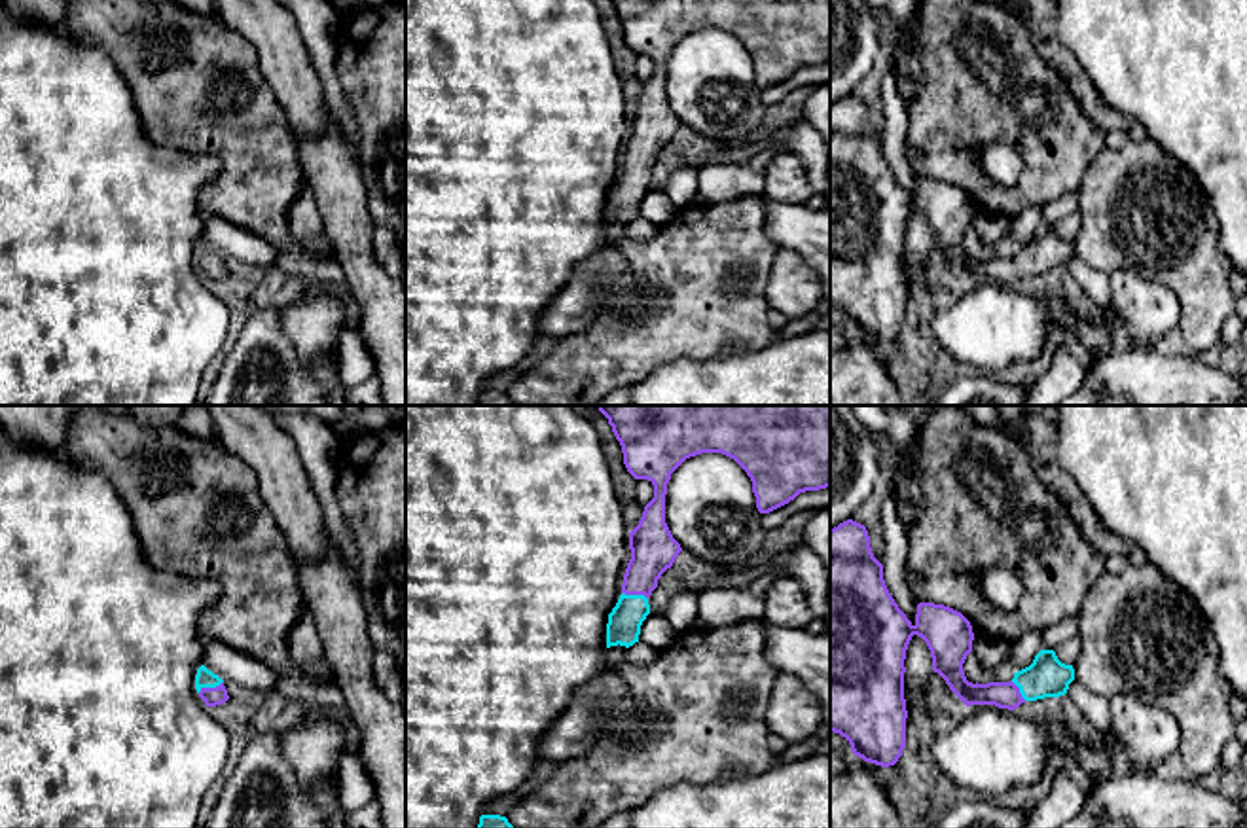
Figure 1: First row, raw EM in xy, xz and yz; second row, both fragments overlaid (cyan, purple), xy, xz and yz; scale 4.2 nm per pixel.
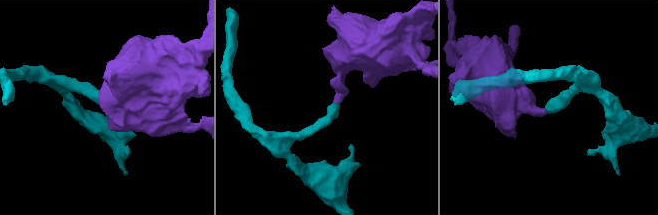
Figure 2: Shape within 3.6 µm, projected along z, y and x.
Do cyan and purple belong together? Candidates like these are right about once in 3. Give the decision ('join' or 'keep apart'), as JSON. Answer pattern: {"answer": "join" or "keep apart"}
{"answer": "join"}

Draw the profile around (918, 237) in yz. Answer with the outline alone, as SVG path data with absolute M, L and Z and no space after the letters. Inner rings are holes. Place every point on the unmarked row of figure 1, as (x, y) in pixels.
M913 210L904 235L904 261L910 269L925 271L932 252L932 233L927 218Z

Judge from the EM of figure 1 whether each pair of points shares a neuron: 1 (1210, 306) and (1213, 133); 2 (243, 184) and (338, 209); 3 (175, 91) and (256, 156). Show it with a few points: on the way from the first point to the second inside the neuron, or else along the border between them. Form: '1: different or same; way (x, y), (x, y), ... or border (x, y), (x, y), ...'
1: different; border (1187, 169), (1211, 209), (1215, 243), (1221, 251)
2: different; border (292, 137), (304, 180)
3: same; way (196, 95), (235, 135)

